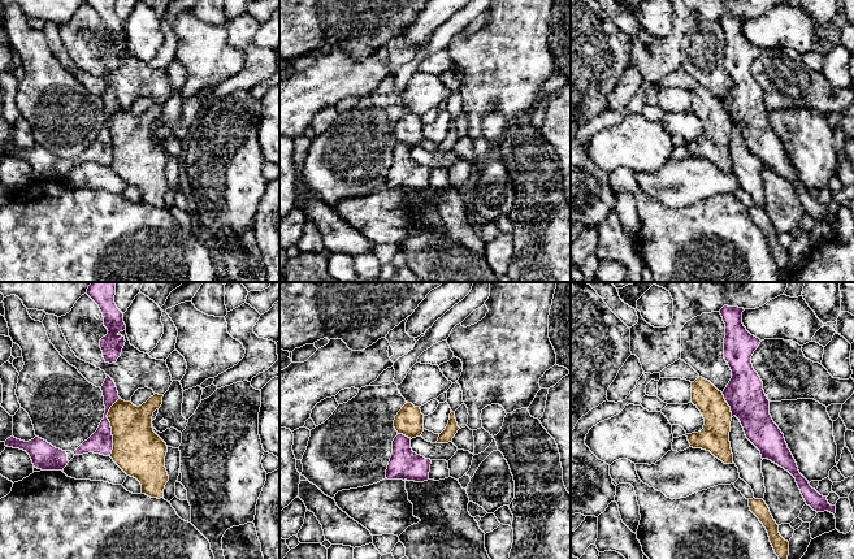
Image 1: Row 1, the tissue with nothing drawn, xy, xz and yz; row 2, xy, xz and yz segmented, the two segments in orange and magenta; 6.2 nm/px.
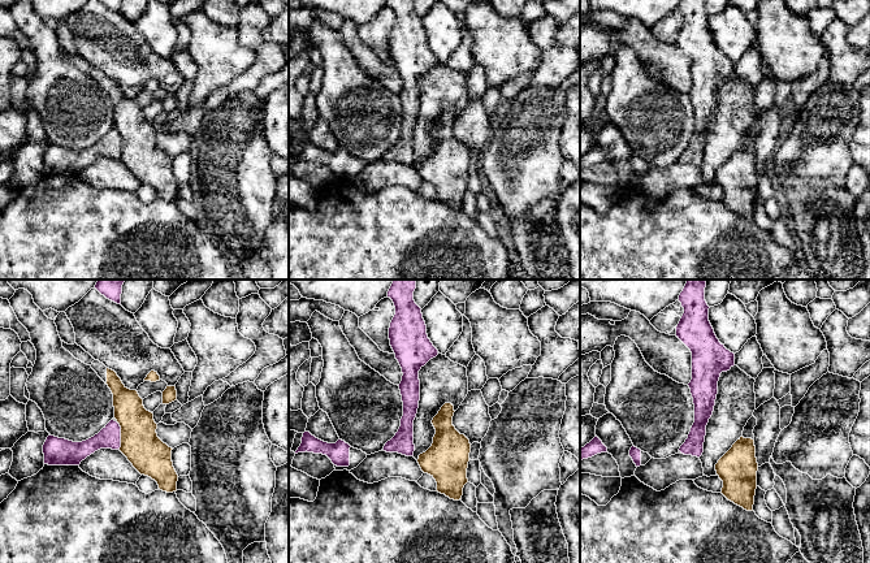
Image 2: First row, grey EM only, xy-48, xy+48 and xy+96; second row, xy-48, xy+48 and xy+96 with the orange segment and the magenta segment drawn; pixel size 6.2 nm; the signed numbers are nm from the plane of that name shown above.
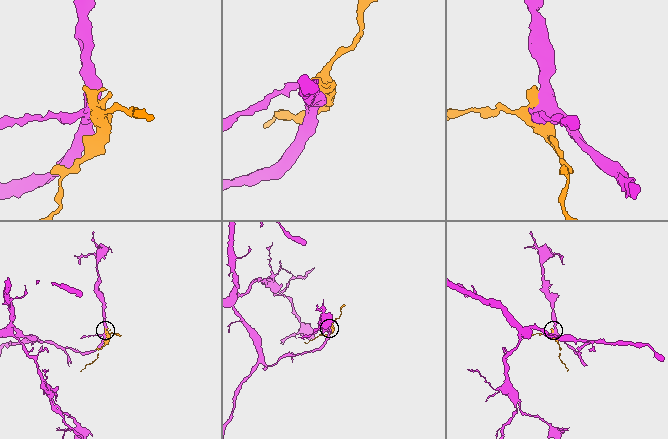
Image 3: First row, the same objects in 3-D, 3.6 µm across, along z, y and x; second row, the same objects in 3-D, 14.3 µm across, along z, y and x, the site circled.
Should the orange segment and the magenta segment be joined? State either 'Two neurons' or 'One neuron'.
Two neurons

